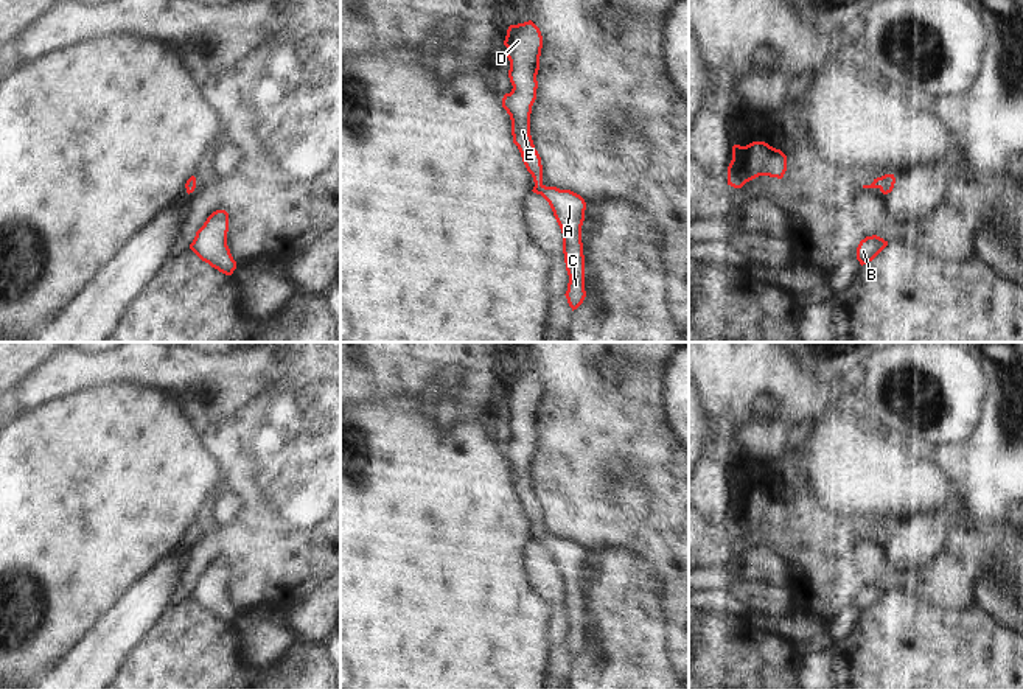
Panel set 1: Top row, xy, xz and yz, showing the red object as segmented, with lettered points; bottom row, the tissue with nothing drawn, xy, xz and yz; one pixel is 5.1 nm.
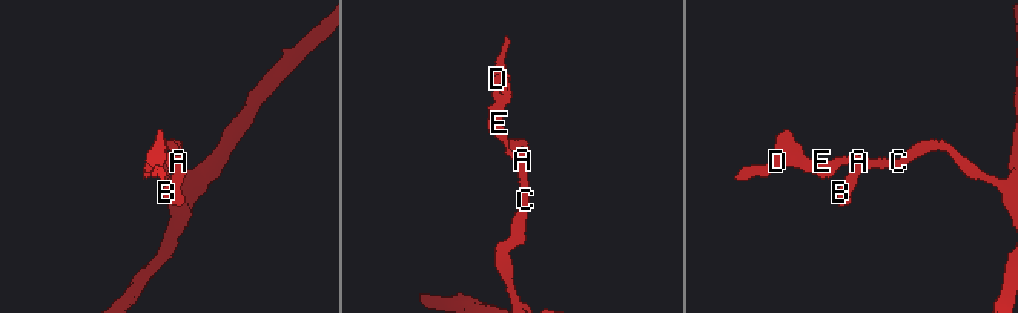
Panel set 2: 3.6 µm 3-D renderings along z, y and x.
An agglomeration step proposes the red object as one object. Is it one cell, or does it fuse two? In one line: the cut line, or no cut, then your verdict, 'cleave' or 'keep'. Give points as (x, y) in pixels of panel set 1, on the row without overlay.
no cut; keep

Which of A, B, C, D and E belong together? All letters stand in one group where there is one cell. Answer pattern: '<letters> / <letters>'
A B C D E

